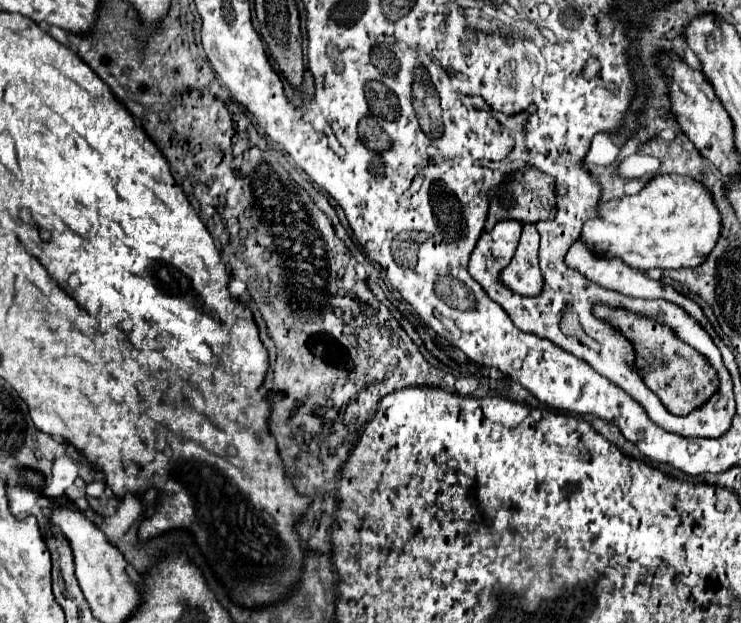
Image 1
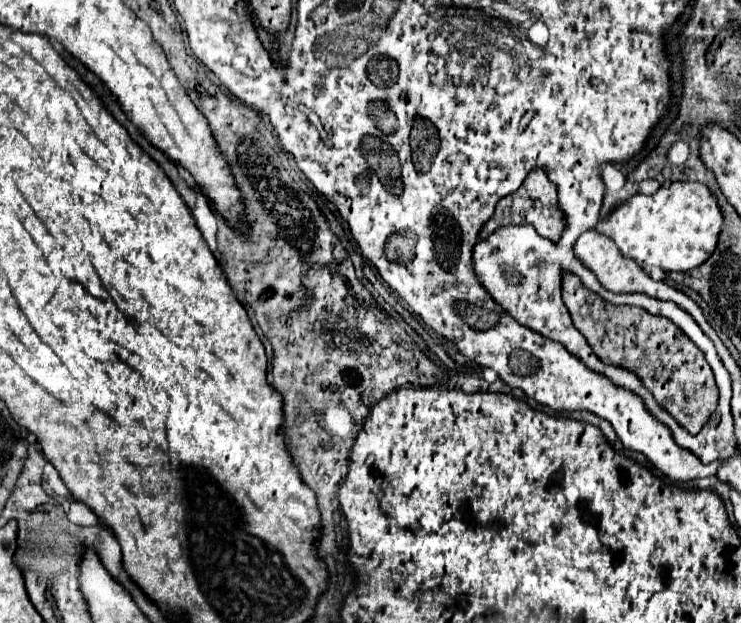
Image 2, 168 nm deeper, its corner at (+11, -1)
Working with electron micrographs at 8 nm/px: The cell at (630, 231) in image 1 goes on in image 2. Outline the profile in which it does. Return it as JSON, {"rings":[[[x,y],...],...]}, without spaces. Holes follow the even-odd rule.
{"rings":[[[676,181],[662,185],[654,195],[632,195],[596,225],[600,235],[616,243],[620,253],[634,259],[642,269],[660,267],[664,271],[690,271],[702,265],[716,249],[722,227],[722,213],[704,183]]]}

